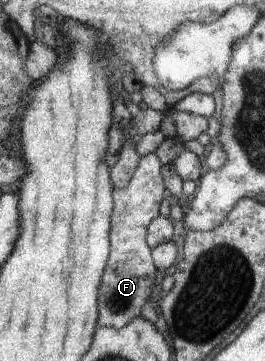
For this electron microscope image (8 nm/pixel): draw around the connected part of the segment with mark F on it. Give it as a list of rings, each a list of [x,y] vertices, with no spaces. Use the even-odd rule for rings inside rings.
[[[155,153],[146,154],[139,160],[127,188],[113,187],[110,251],[99,286],[97,327],[119,329],[127,326],[131,320],[141,317],[141,308],[150,298],[156,266],[153,264],[152,250],[146,241],[146,232],[149,223],[159,216],[159,206],[165,194],[161,163]]]

